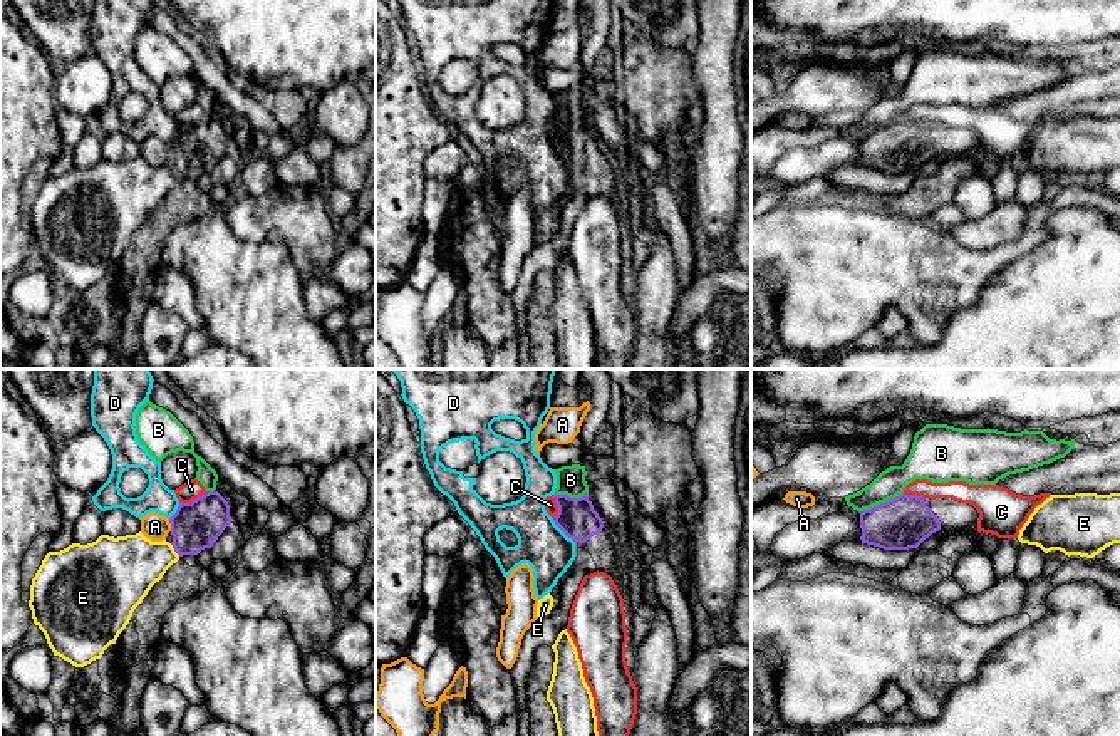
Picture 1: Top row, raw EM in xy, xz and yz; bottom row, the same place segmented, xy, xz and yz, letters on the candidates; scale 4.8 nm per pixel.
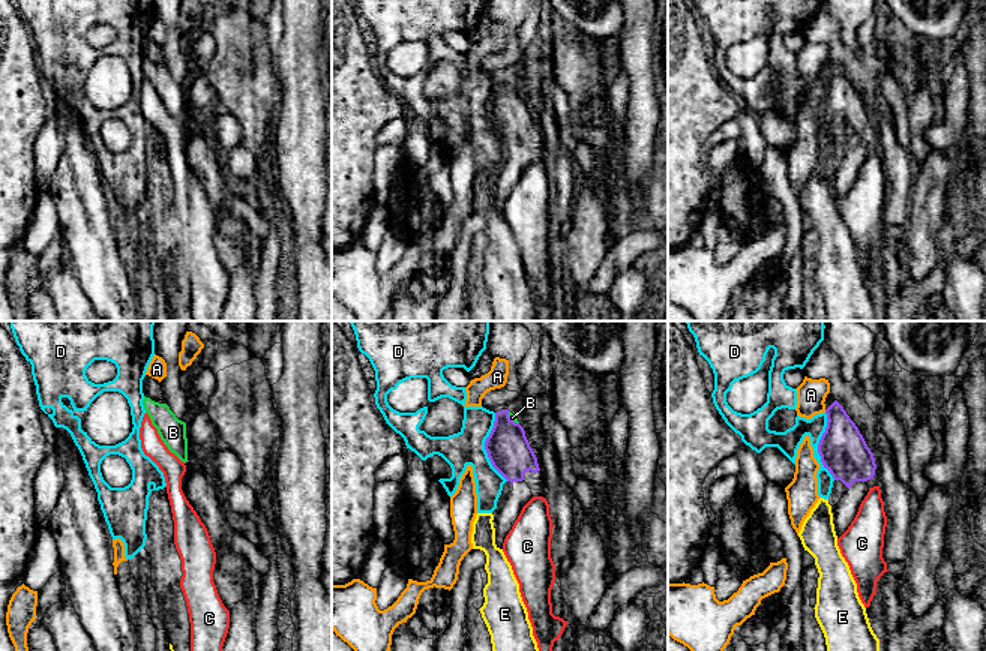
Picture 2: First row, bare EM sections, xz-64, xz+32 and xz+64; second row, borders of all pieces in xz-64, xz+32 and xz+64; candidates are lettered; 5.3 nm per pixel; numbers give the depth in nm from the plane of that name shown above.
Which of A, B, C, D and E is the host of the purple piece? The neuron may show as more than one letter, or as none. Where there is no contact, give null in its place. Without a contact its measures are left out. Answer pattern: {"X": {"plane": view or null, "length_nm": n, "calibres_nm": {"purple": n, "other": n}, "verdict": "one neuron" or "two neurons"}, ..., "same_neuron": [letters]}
{"A": {"plane": "xy", "length_nm": 70, "calibres_nm": {"purple": 240, "other": 130}, "verdict": "two neurons"}, "B": {"plane": "yz", "length_nm": 240, "calibres_nm": {"purple": 260, "other": 140}, "verdict": "two neurons"}, "C": {"plane": "xy", "length_nm": 160, "calibres_nm": {"purple": 240, "other": 90}, "verdict": "two neurons"}, "D": {"plane": "xz", "length_nm": 160, "calibres_nm": {"purple": 190, "other": 220}, "verdict": "two neurons"}, "E": {"plane": "xy", "length_nm": 80, "calibres_nm": {"purple": 240, "other": 300}, "verdict": "two neurons"}, "same_neuron": []}

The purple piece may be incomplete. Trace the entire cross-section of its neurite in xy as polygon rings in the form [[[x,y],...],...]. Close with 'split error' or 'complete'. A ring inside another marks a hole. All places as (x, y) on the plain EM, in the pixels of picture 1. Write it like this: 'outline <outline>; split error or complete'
outline [[[208,116],[191,127],[179,127],[169,143],[173,173],[183,179],[198,179],[211,173],[231,148],[230,129],[218,116]]]; complete

